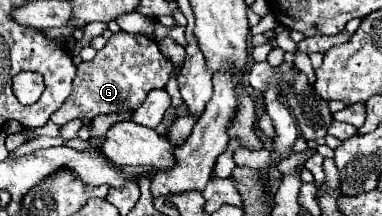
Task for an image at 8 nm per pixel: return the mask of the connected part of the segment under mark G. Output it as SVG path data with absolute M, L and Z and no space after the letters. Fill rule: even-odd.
M129 32L113 34L91 62L81 62L77 66L72 82L73 92L67 102L51 116L51 122L57 126L63 126L71 120L91 124L99 114L133 112L145 102L151 90L167 86L171 70L173 64L161 54L153 38Z

